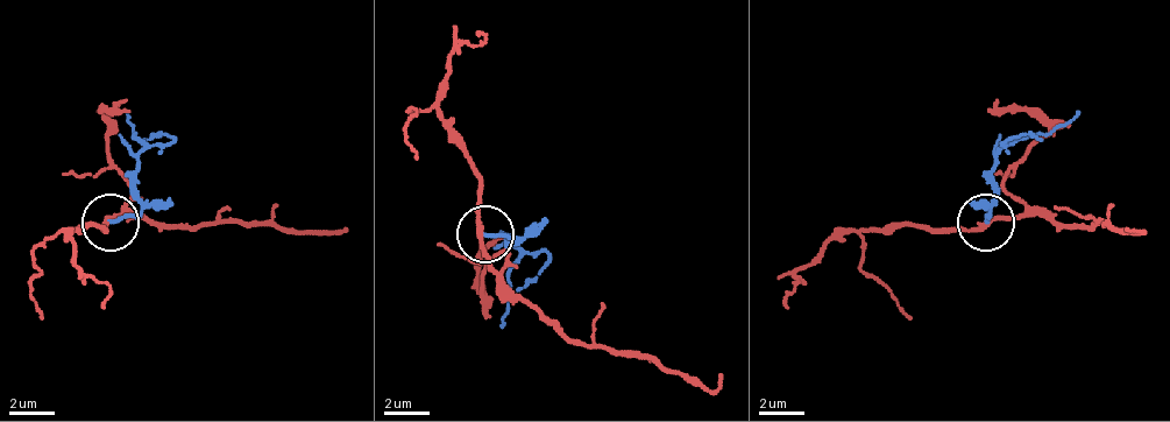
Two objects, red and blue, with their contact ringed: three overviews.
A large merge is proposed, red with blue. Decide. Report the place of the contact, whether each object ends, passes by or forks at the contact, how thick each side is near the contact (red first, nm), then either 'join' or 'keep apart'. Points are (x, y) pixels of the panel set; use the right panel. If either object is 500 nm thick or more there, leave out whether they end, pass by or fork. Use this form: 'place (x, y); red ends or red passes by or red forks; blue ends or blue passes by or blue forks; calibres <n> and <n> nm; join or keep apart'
place (985, 223); red passes by; blue ends; calibres 200 and 160 nm; keep apart

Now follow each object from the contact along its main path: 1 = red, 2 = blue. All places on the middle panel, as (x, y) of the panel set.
1: (481, 232), (481, 255), (572, 340), (646, 352), (714, 392), (720, 374)
2: (487, 232), (515, 238), (509, 244), (520, 255), (509, 272), (503, 329)

